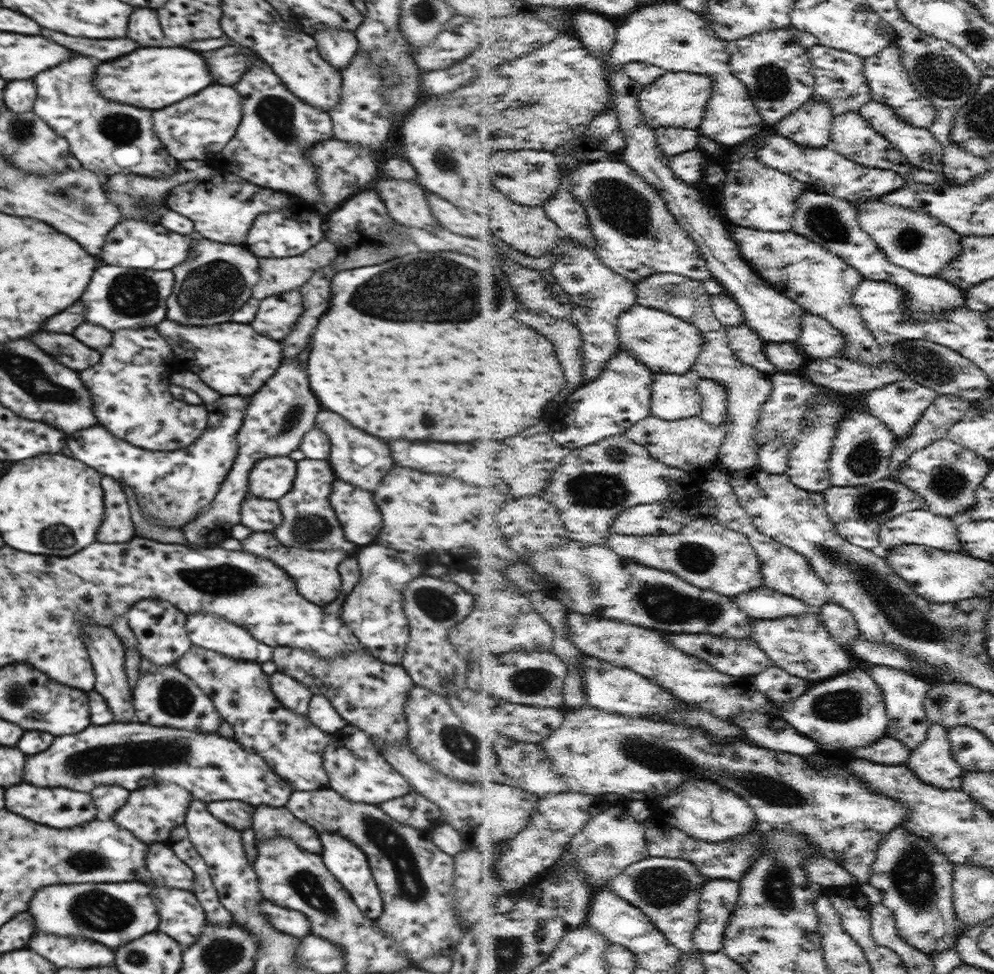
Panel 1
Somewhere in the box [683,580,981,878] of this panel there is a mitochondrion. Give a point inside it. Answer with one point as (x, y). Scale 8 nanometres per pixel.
(835, 705)

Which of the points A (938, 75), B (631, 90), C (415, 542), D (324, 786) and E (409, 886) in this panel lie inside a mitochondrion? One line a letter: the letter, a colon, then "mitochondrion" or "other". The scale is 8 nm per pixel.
A: mitochondrion
B: other
C: other
D: other
E: mitochondrion

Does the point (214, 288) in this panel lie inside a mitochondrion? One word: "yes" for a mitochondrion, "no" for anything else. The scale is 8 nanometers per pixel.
yes

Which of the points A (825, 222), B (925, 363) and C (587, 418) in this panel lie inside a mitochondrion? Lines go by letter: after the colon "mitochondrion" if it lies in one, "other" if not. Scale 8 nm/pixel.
A: mitochondrion
B: mitochondrion
C: other

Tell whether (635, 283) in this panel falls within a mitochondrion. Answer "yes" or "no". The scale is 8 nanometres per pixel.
no

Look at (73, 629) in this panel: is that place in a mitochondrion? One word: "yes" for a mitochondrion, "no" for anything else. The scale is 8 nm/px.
no

